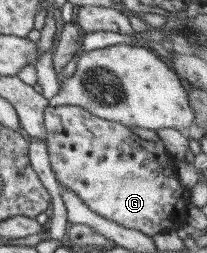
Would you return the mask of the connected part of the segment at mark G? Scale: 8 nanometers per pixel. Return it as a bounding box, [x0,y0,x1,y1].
[43,104,187,236]

